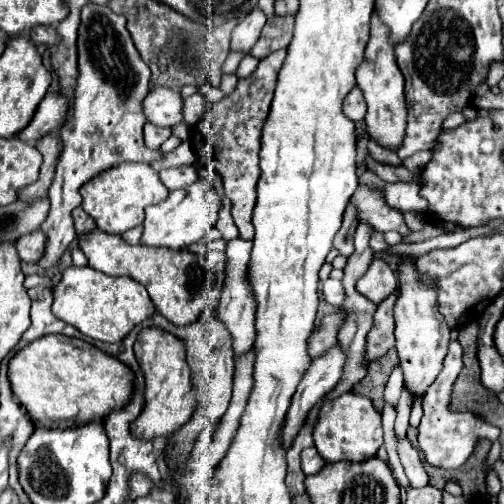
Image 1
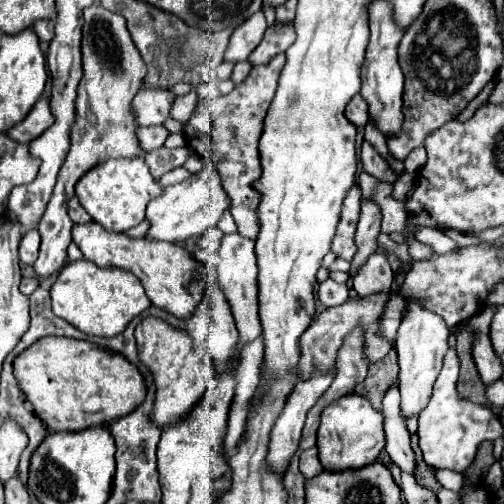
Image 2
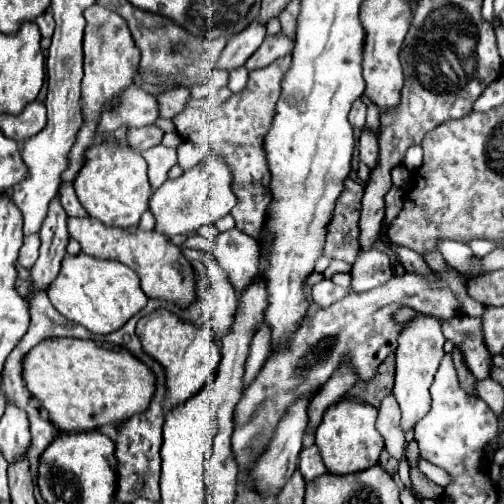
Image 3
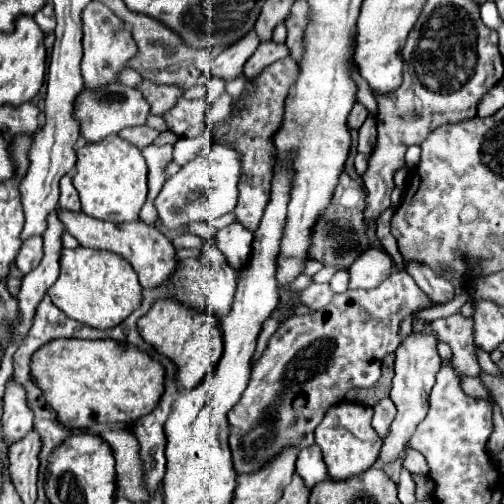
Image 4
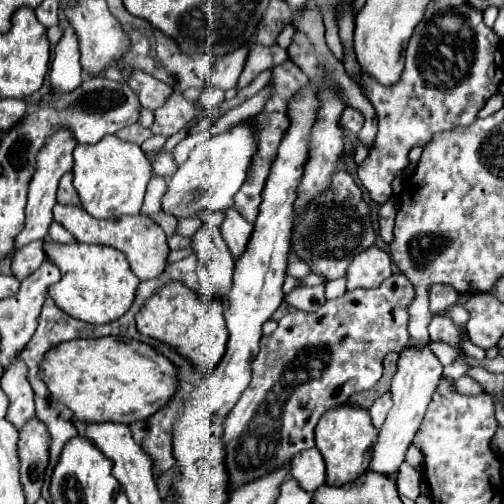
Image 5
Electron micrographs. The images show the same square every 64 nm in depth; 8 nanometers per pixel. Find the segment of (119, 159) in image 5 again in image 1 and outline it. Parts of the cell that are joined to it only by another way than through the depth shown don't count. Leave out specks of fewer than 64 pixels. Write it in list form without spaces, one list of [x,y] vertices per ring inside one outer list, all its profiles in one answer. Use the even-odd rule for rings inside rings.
[[[130,162],[130,164],[120,164],[118,168],[110,168],[108,172],[102,172],[100,176],[92,178],[92,182],[80,188],[80,194],[82,194],[84,212],[96,220],[102,232],[122,234],[134,226],[140,226],[144,222],[144,208],[148,204],[166,200],[168,188],[162,184],[158,172],[152,166]]]

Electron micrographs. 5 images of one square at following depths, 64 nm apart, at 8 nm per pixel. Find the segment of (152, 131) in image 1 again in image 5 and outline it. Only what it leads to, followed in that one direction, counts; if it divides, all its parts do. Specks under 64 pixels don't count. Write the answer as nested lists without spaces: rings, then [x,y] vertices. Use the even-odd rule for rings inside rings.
[[[132,124],[132,126],[122,128],[120,132],[116,132],[116,136],[118,136],[120,140],[128,140],[128,142],[134,142],[134,144],[140,146],[140,144],[144,144],[144,142],[152,136],[152,130],[140,126],[140,124]]]

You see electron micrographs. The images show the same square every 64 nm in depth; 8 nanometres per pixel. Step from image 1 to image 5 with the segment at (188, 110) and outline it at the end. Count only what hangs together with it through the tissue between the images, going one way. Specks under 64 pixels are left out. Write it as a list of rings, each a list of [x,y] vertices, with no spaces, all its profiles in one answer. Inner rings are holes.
[[[132,70],[132,78],[130,78],[128,86],[140,98],[140,104],[152,112],[156,108],[164,106],[164,100],[168,100],[168,96],[174,92],[168,84],[148,76],[146,72],[138,72],[138,70]]]

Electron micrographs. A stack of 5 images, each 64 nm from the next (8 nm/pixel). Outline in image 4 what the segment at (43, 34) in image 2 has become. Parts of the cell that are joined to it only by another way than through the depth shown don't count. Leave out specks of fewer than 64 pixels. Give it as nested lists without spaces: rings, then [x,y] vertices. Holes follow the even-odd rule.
[[[48,2],[40,12],[36,12],[36,14],[34,14],[34,20],[36,20],[36,24],[42,28],[44,34],[54,32],[54,28],[56,28],[56,18],[54,18],[54,8],[52,8],[52,4]]]

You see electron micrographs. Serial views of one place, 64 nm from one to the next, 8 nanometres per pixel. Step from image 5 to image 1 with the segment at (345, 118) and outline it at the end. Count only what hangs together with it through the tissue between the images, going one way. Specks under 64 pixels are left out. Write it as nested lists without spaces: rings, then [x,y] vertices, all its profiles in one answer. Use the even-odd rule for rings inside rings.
[[[352,88],[352,92],[344,98],[344,114],[354,120],[354,122],[360,122],[364,120],[364,114],[366,114],[366,104],[364,104],[364,94],[360,92],[360,88]]]

